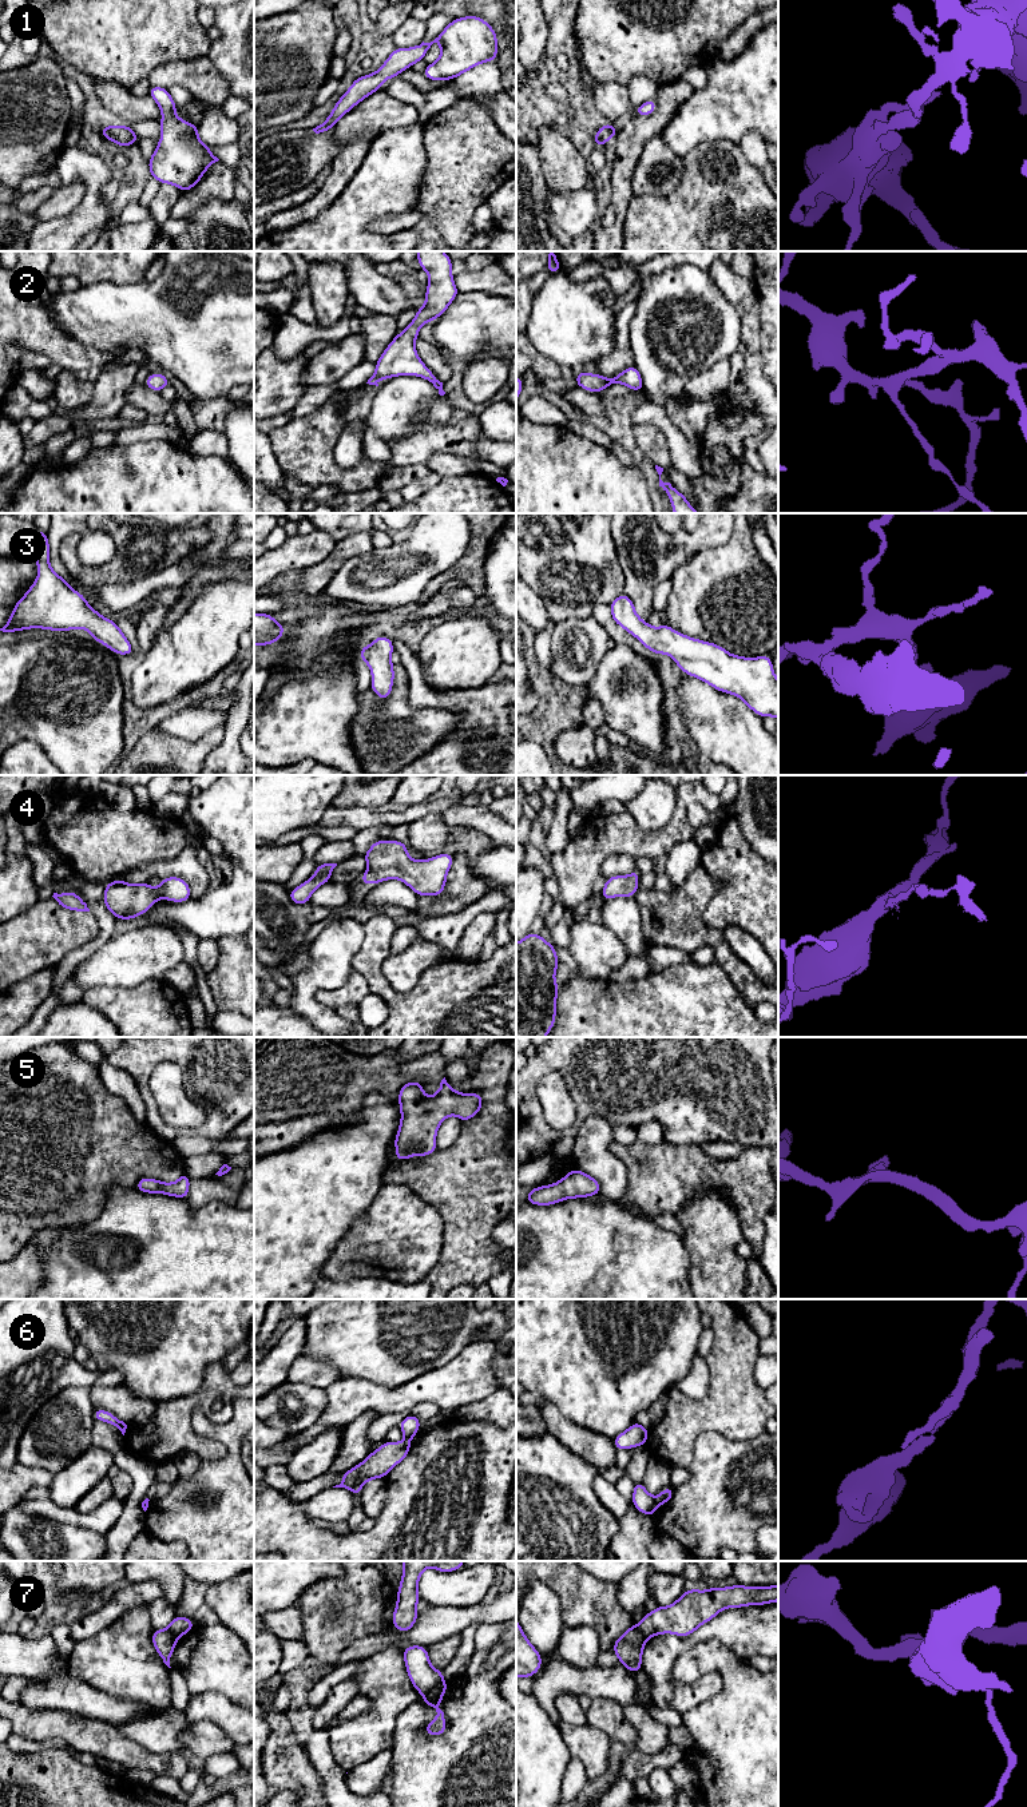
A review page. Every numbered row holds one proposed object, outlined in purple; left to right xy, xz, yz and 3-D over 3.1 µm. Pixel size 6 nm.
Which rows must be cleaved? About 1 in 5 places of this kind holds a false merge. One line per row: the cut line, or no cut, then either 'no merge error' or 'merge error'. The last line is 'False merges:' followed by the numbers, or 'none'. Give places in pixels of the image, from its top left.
1: cut none; no merge error
2: cut none; no merge error
3: cut none; no merge error
4: cut none; no merge error
5: cut none; no merge error
6: cut yz (657, 1498), (659, 1502); merge error
7: cut xz (443, 1680), (423, 1695); merge error
False merges: 6, 7

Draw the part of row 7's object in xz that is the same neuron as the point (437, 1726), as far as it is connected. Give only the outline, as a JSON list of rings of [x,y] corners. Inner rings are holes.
[[[441,1681],[437,1687],[423,1695],[424,1703],[429,1707],[435,1707],[437,1712],[437,1716],[425,1725],[425,1733],[429,1736],[440,1736],[447,1729],[447,1720],[444,1717],[444,1712],[439,1708],[439,1704],[441,1703],[447,1688],[448,1683]]]

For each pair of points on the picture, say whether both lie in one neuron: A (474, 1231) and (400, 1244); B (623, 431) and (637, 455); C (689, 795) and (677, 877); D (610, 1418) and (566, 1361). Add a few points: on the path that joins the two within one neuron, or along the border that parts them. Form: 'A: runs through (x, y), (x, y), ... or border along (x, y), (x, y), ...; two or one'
A: border along (424, 1199), (437, 1211), (444, 1224); two
B: runs through (625, 436), (634, 449); one
C: border along (694, 837), (677, 842), (666, 856); two
D: runs through (609, 1404), (581, 1375); one

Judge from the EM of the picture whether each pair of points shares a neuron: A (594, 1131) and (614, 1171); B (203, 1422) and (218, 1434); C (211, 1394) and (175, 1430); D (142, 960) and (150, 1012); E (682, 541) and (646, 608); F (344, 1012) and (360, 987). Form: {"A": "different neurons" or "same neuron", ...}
{"A": "same neuron", "B": "same neuron", "C": "same neuron", "D": "different neurons", "E": "same neuron", "F": "different neurons"}

